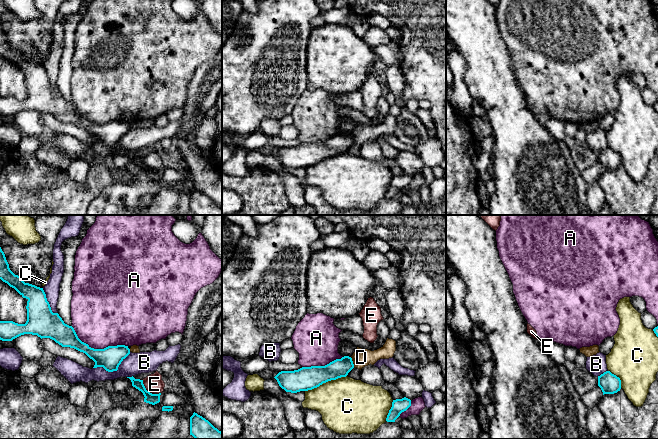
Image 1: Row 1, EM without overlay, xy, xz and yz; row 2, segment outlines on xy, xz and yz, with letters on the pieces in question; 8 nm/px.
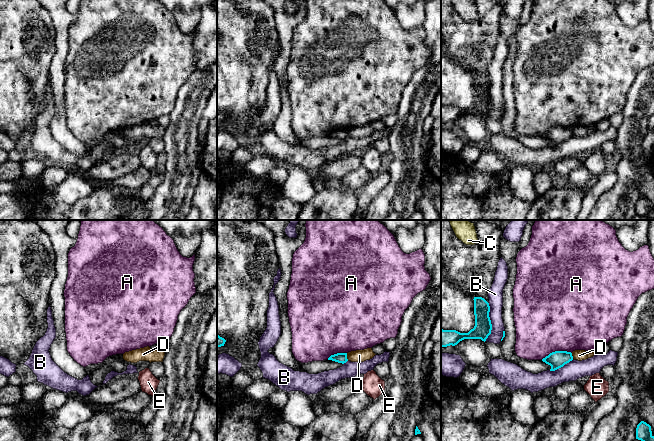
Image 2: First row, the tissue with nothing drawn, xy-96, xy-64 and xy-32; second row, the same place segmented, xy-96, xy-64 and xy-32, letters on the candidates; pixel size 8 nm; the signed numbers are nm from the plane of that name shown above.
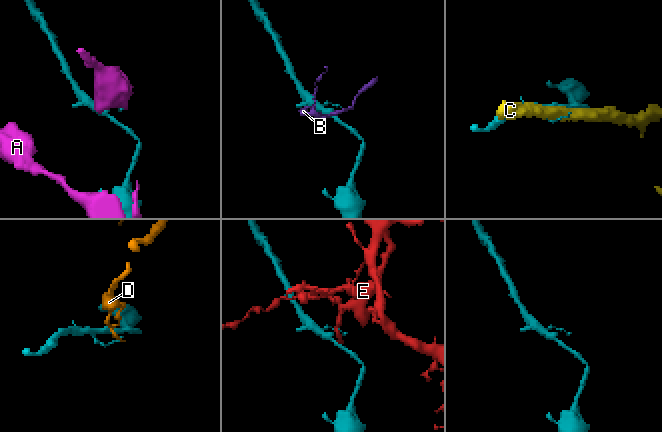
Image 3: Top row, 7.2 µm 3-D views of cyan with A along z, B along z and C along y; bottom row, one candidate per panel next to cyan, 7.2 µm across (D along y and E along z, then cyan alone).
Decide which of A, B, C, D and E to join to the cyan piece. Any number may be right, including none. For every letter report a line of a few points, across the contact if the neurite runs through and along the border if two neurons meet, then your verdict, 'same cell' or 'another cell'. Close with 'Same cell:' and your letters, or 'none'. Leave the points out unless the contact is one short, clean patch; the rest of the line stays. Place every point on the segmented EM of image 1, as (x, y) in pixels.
A: another cell
B: another cell
C: another cell
D: xz (350, 357), (354, 367) | another cell
E: another cell
Same cell: none

